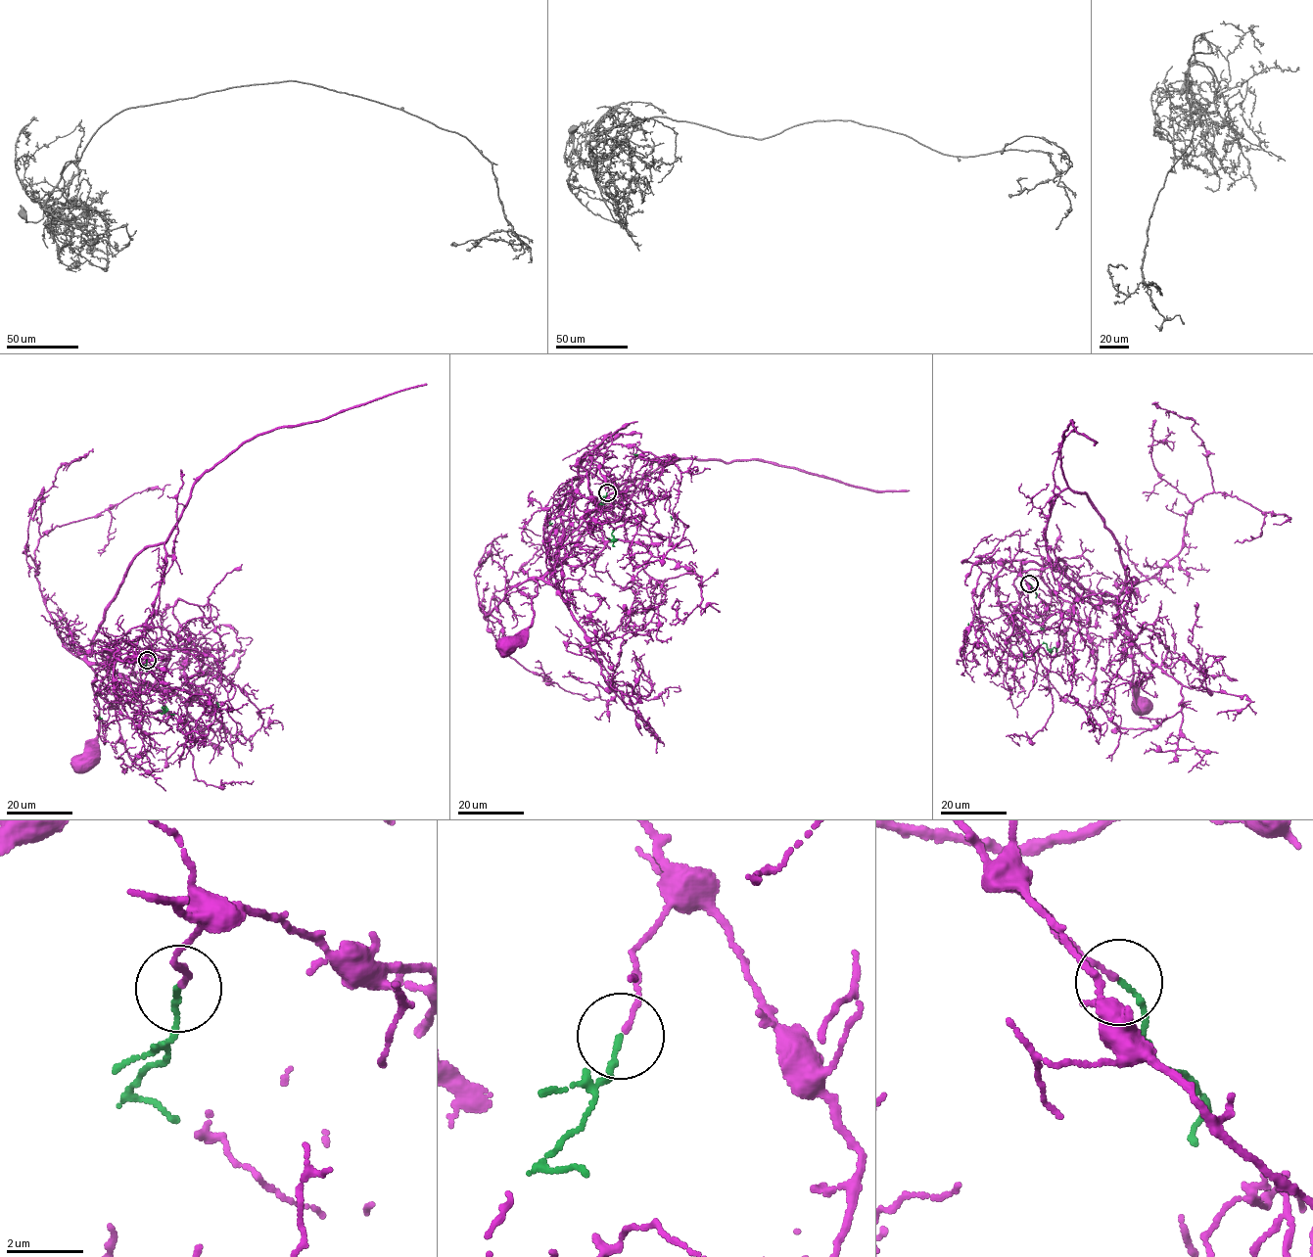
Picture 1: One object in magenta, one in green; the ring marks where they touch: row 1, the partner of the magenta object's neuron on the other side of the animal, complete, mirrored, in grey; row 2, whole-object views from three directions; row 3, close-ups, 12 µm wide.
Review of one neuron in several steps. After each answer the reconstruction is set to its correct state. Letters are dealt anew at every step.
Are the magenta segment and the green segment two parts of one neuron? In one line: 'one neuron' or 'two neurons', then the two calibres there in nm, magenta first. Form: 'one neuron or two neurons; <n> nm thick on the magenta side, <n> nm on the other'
two neurons; 140 nm thick on the magenta side, 130 nm on the other

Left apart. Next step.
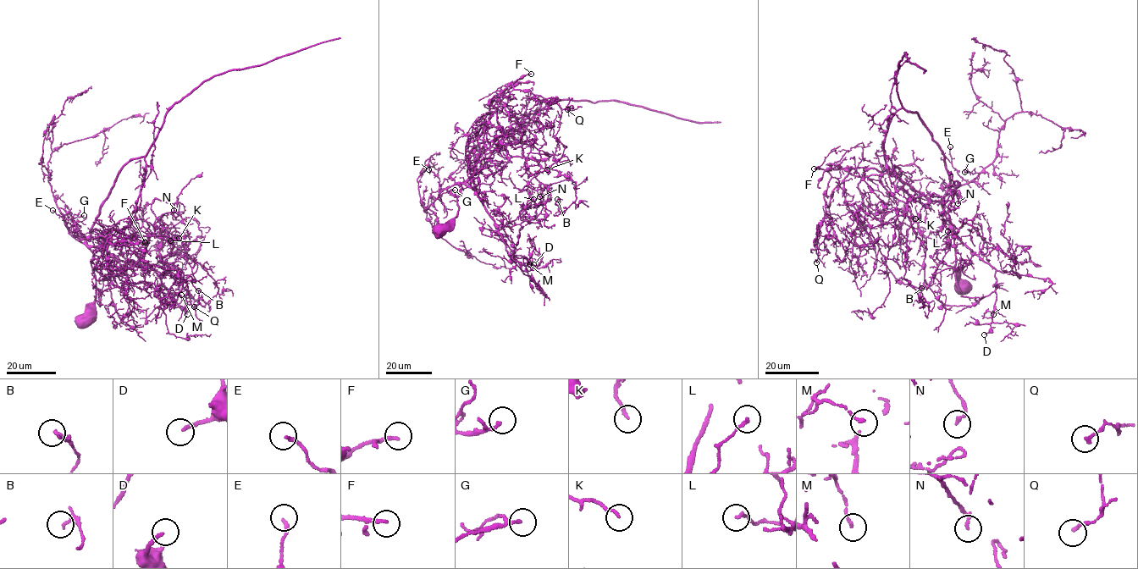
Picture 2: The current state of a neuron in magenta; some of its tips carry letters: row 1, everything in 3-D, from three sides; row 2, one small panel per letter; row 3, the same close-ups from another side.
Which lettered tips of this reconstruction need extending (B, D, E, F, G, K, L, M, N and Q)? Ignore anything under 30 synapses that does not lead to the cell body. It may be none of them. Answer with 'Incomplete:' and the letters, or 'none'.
Incomplete: D, E, F, G

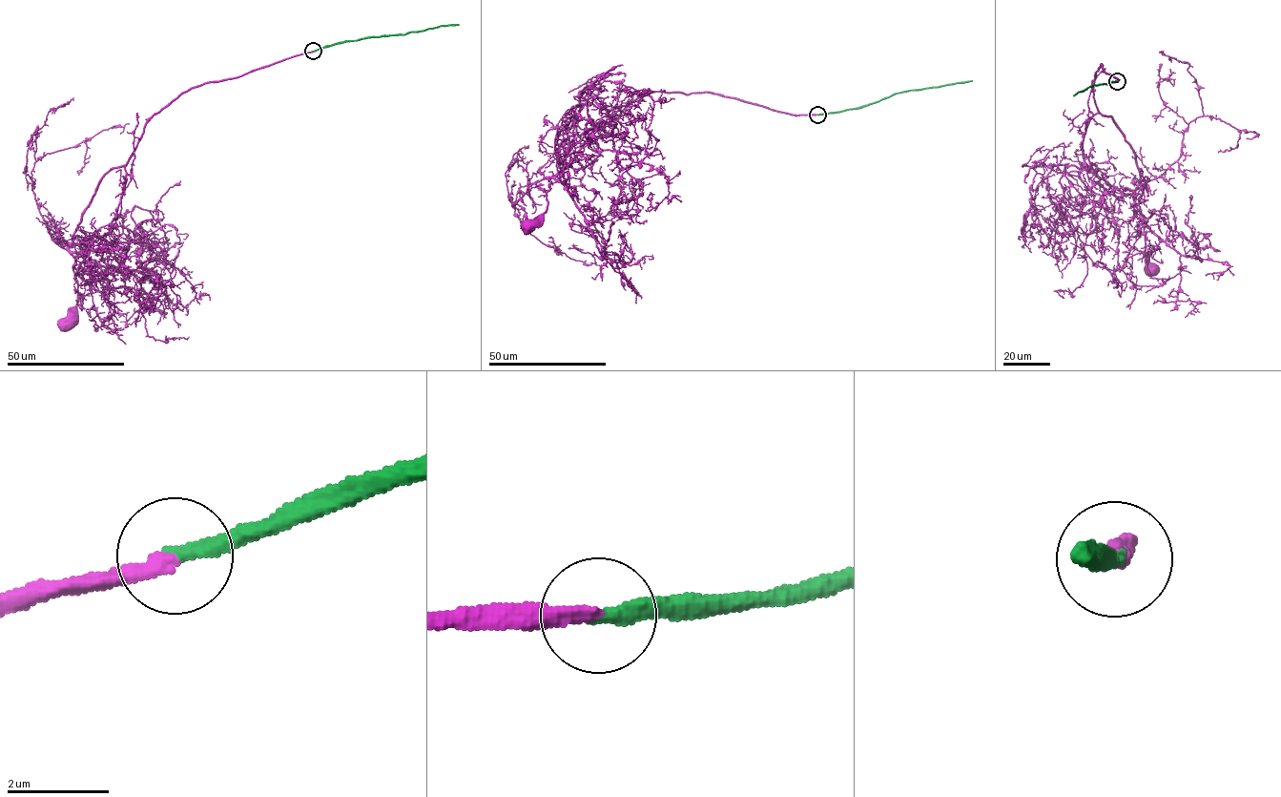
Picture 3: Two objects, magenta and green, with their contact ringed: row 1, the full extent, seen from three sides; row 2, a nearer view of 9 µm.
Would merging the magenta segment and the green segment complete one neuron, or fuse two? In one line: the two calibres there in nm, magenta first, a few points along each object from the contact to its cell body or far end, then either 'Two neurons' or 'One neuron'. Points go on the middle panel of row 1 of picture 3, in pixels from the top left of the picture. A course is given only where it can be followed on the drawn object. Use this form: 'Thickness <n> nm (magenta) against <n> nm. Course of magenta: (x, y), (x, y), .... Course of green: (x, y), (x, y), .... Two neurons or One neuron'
Thickness 280 nm (magenta) against 280 nm. Course of magenta: (817, 115), (707, 92), (647, 93), (596, 127), (570, 161), (546, 178), (547, 208), (528, 222). Course of green: (817, 115), (859, 109), (897, 93), (972, 80). One neuron

